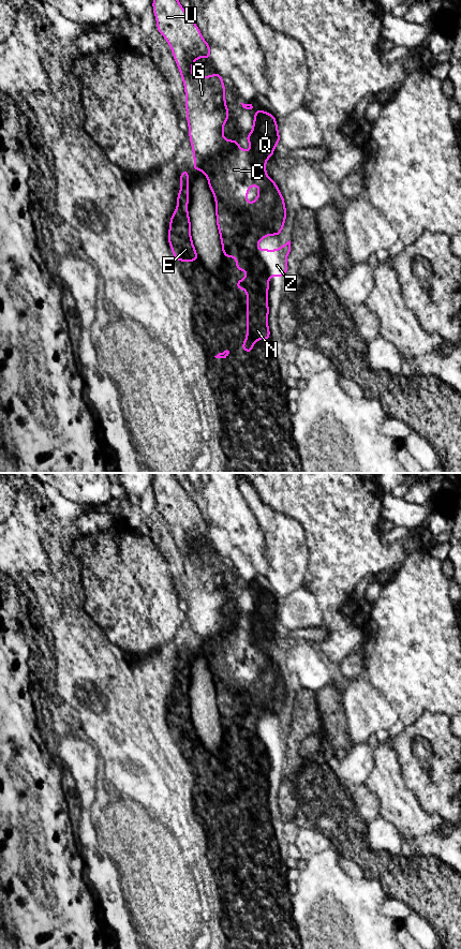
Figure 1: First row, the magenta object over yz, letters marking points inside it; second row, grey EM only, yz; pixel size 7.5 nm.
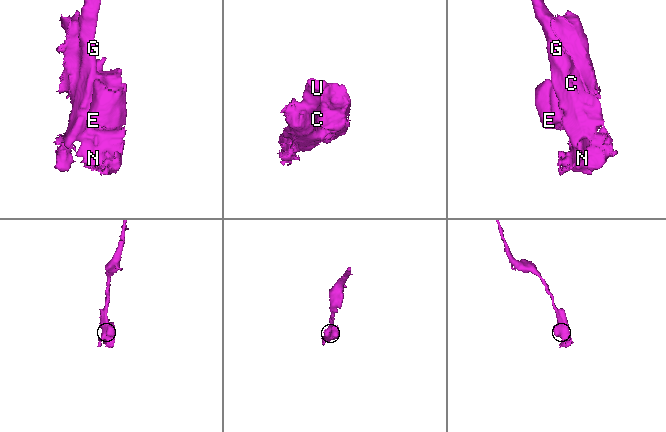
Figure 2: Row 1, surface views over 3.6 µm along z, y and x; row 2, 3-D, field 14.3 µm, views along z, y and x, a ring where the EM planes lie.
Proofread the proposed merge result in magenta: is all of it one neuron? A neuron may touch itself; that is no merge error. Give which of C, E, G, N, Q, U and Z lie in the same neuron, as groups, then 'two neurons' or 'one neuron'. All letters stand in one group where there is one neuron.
C G Q U Z / E N; two neurons

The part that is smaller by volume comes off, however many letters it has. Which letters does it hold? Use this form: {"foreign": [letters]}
{"foreign": ["E", "N"]}

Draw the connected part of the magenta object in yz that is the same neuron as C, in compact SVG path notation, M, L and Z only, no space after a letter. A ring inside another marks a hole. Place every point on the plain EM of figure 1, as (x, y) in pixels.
M153 473L152 489L157 501L157 510L170 527L183 562L184 587L188 593L187 603L193 640L207 657L214 681L220 680L226 684L239 686L247 692L257 711L258 723L269 715L278 717L285 705L286 687L279 667L266 653L267 640L273 636L276 625L281 623L276 597L266 591L256 591L252 612L246 617L250 624L248 633L239 626L237 618L234 621L226 620L223 610L229 598L229 591L226 585L225 565L222 557L218 551L214 555L205 558L194 555L191 552L198 538L210 540L210 524L204 520L199 508L182 488L175 473ZM224 633L228 633L229 636L224 637L223 642L217 648L211 648L210 640L215 635ZM255 665L258 668L258 676L250 685L246 678L250 668Z

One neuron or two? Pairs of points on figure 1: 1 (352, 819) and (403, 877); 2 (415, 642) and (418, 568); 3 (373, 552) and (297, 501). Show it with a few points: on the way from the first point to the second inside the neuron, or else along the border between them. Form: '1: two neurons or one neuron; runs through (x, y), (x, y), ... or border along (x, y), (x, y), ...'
1: one neuron; runs through (356, 836), (356, 842), (378, 864), (386, 868)
2: one neuron; runs through (415, 624), (415, 601), (418, 587)
3: one neuron; runs through (354, 538), (316, 501)

